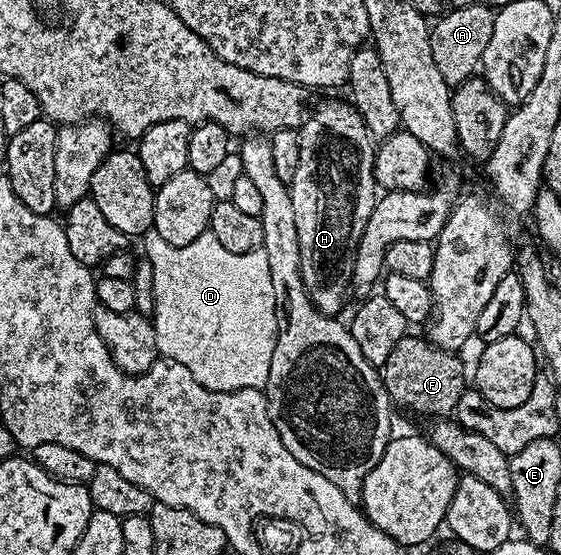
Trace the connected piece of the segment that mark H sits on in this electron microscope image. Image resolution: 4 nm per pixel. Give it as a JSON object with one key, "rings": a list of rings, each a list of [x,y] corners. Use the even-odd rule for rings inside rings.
{"rings":[[[330,98],[327,102],[322,102],[318,107],[309,111],[308,117],[298,127],[298,139],[300,140],[300,164],[296,164],[296,172],[294,179],[288,185],[290,187],[290,195],[292,196],[292,209],[296,215],[296,232],[300,239],[300,272],[304,280],[304,288],[308,292],[308,296],[312,300],[312,304],[322,314],[331,316],[341,315],[342,305],[346,302],[346,293],[349,295],[352,290],[350,277],[354,271],[354,257],[358,251],[360,244],[360,236],[364,236],[364,224],[368,224],[368,216],[372,216],[372,208],[376,201],[376,183],[374,180],[374,151],[375,143],[372,141],[372,135],[366,128],[366,122],[358,115],[358,111],[354,109],[349,101],[337,102],[336,99]]]}

